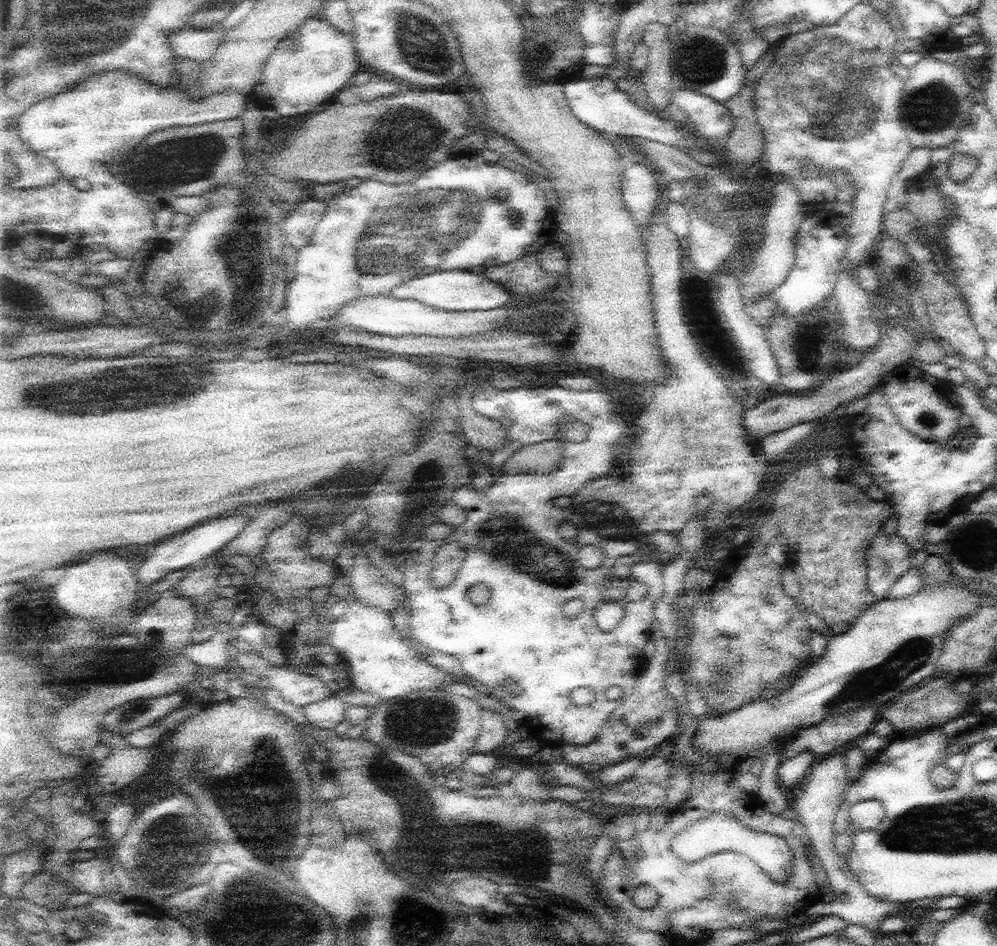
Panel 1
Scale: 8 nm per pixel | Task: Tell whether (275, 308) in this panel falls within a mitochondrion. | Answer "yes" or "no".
no

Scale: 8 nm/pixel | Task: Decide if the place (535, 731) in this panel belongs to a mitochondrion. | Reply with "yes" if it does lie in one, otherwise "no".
no

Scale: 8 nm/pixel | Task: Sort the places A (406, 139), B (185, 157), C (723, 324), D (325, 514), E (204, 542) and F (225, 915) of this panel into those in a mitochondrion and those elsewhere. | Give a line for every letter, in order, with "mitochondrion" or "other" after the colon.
A: mitochondrion
B: mitochondrion
C: other
D: mitochondrion
E: other
F: other

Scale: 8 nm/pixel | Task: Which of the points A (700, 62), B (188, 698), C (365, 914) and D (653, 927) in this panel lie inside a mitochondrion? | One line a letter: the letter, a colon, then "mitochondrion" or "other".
A: mitochondrion
B: other
C: mitochondrion
D: other

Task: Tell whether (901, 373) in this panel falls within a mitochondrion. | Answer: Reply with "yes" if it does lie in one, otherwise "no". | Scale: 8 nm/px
no

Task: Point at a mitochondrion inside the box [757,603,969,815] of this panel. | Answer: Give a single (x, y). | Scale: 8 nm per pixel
(916, 652)

